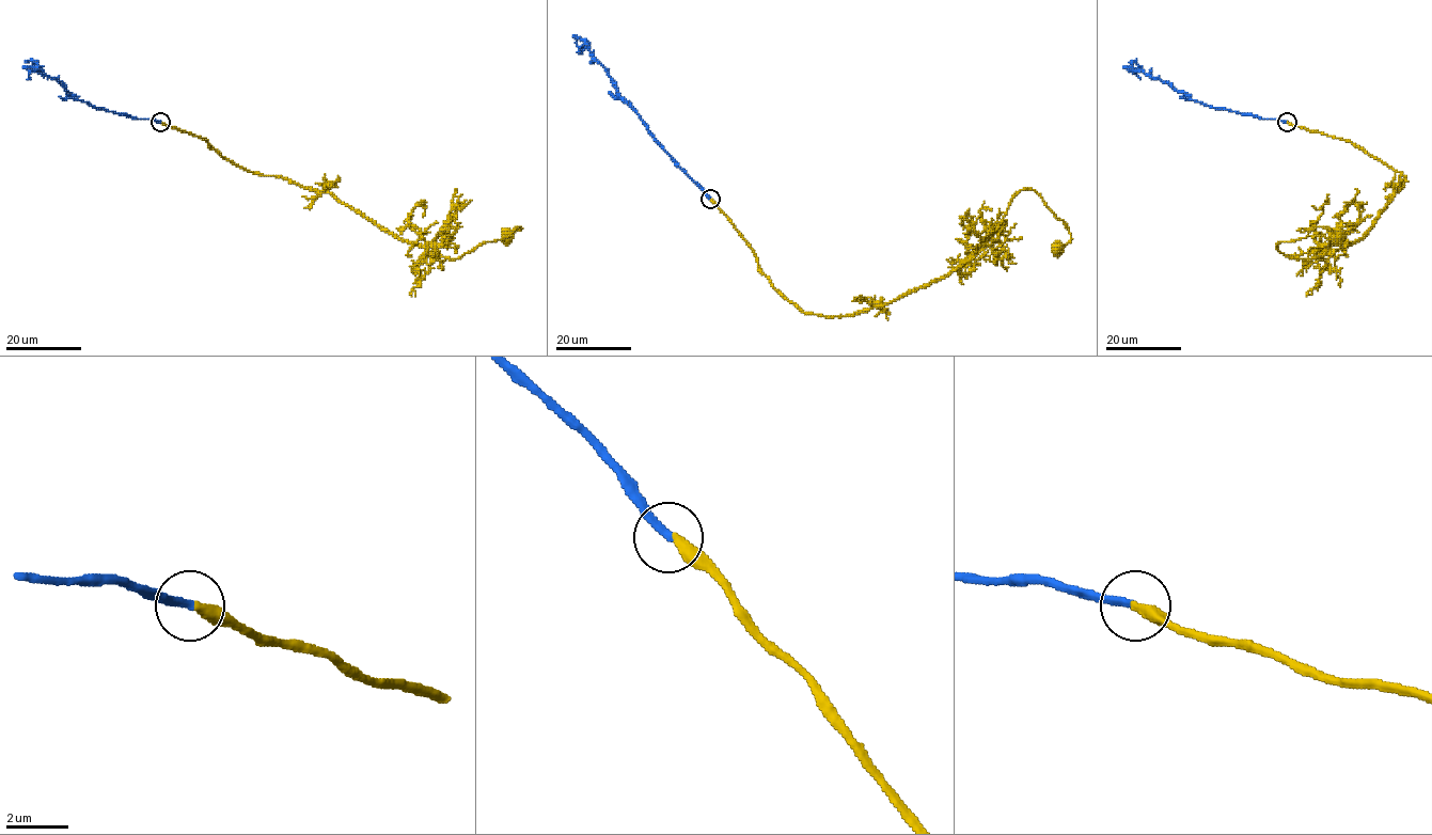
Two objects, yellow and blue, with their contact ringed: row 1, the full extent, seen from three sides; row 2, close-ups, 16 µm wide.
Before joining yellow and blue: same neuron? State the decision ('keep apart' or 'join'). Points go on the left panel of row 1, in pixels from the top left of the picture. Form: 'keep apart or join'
join

